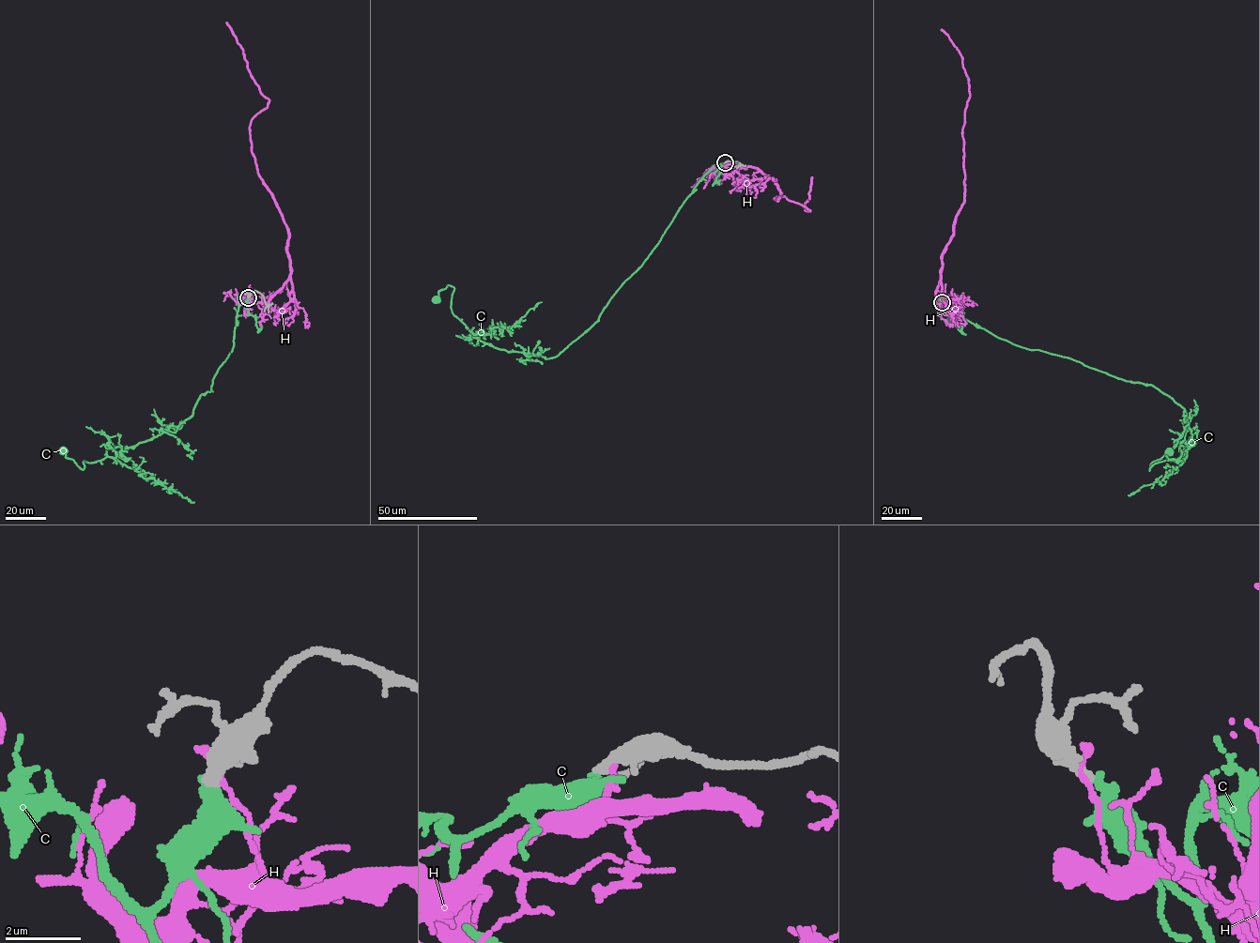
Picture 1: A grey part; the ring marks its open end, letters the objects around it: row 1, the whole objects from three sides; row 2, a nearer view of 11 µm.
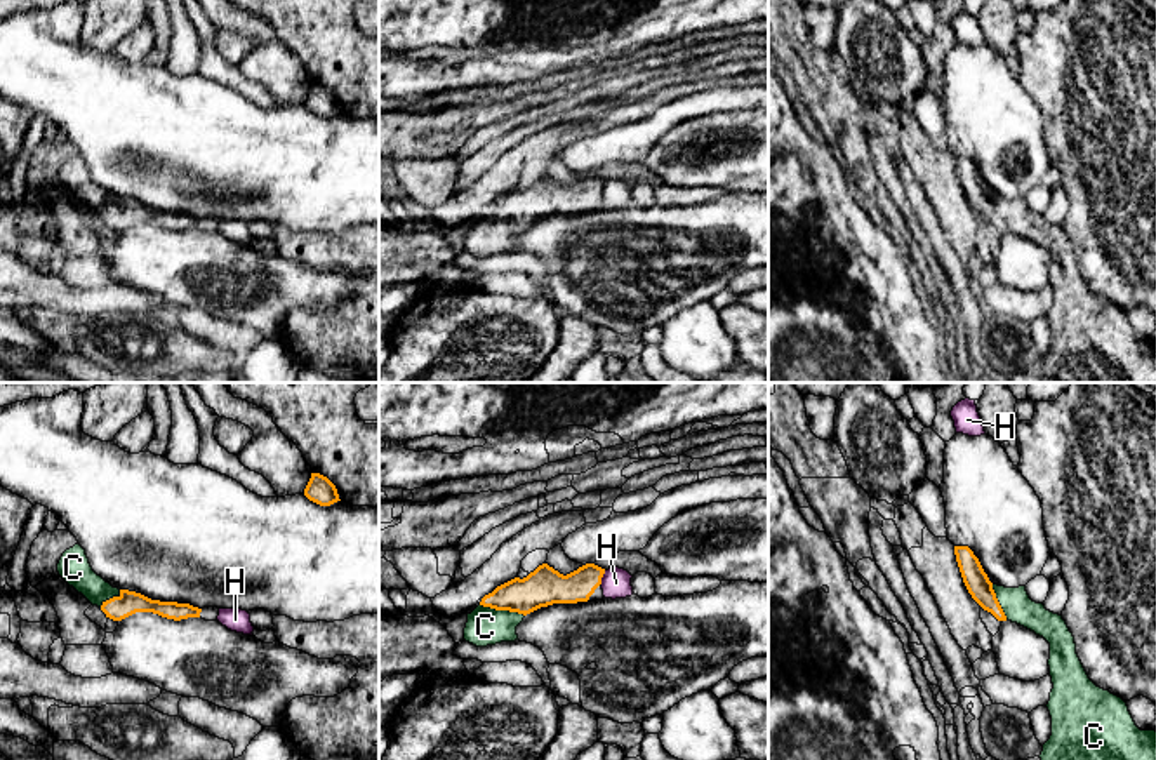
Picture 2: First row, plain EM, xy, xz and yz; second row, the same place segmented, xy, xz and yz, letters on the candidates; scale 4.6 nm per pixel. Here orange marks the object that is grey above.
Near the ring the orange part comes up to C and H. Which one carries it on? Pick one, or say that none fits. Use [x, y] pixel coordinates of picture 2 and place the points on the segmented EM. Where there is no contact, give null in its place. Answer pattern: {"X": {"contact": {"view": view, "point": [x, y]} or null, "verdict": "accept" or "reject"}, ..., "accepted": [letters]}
{"C": {"contact": {"view": "xz", "point": [503, 609]}, "verdict": "accept"}, "H": {"contact": {"view": "xz", "point": [602, 576]}, "verdict": "reject"}, "accepted": ["C"]}

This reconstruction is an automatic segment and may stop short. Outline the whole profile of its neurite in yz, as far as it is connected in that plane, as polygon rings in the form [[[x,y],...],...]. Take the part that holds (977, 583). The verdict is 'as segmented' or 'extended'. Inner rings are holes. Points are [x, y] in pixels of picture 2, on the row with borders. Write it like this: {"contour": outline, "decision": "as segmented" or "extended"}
{"contour": [[[954,546],[972,598],[998,621],[1017,623],[1050,643],[1052,736],[1041,760],[1156,760],[1156,730],[1140,730],[1126,703],[1086,675],[1062,616],[1029,598],[1026,586],[993,584],[968,546]]], "decision": "extended"}

